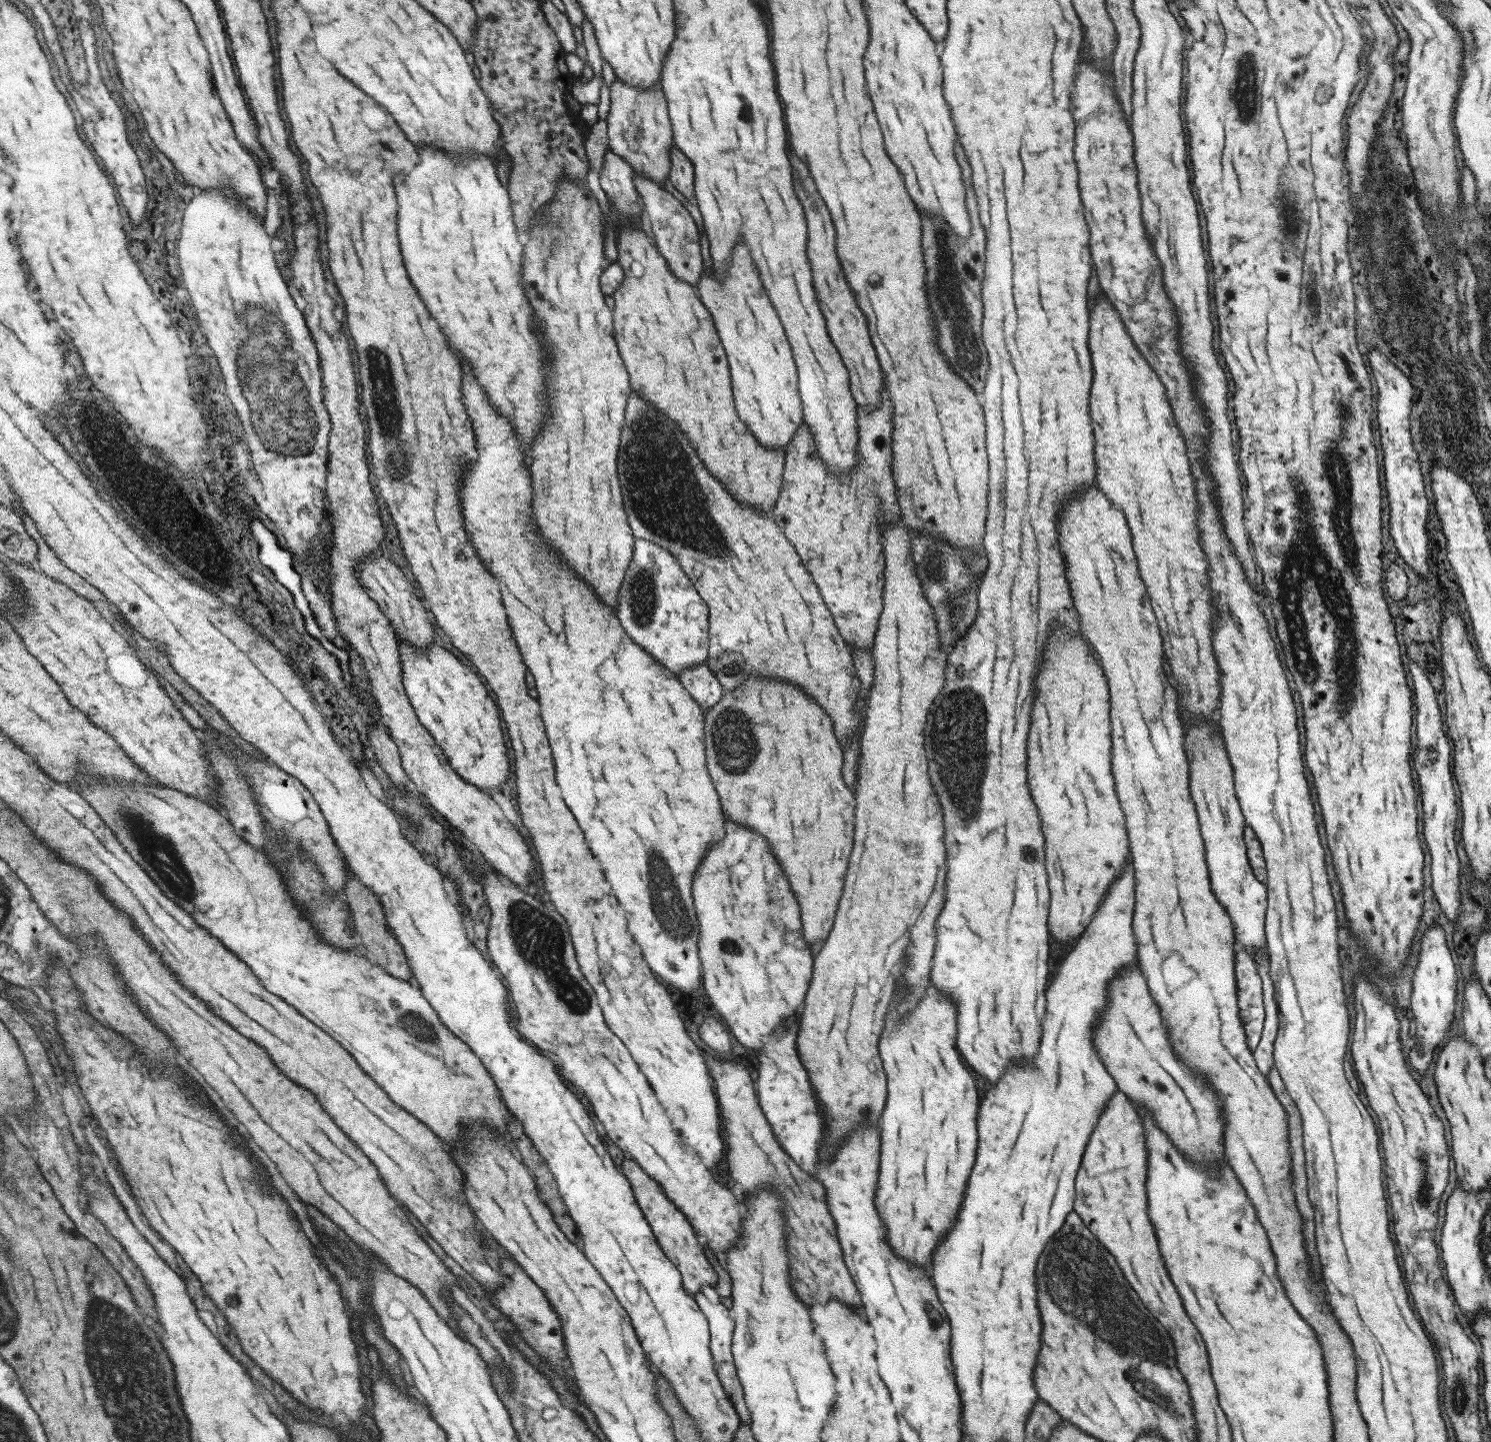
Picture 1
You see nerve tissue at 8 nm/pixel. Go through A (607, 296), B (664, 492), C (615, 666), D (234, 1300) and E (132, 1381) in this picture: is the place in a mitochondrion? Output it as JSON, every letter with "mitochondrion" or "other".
{"A":"other","B":"mitochondrion","C":"other","D":"other","E":"mitochondrion"}

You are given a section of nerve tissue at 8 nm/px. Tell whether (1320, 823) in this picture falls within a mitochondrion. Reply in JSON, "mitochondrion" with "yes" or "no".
{"mitochondrion":"no"}

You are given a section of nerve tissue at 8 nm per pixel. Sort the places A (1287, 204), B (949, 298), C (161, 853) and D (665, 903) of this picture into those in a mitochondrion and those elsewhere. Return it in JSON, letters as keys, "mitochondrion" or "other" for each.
{"A":"mitochondrion","B":"mitochondrion","C":"mitochondrion","D":"mitochondrion"}

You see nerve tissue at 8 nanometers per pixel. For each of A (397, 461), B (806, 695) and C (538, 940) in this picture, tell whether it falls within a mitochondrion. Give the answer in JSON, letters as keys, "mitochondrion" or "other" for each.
{"A":"mitochondrion","B":"other","C":"mitochondrion"}

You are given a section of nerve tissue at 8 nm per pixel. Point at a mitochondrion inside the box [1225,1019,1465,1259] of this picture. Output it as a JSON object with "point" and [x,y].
{"point":[1424,1191]}

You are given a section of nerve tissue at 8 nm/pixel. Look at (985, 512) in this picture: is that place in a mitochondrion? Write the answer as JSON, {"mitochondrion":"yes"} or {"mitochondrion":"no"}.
{"mitochondrion":"no"}

